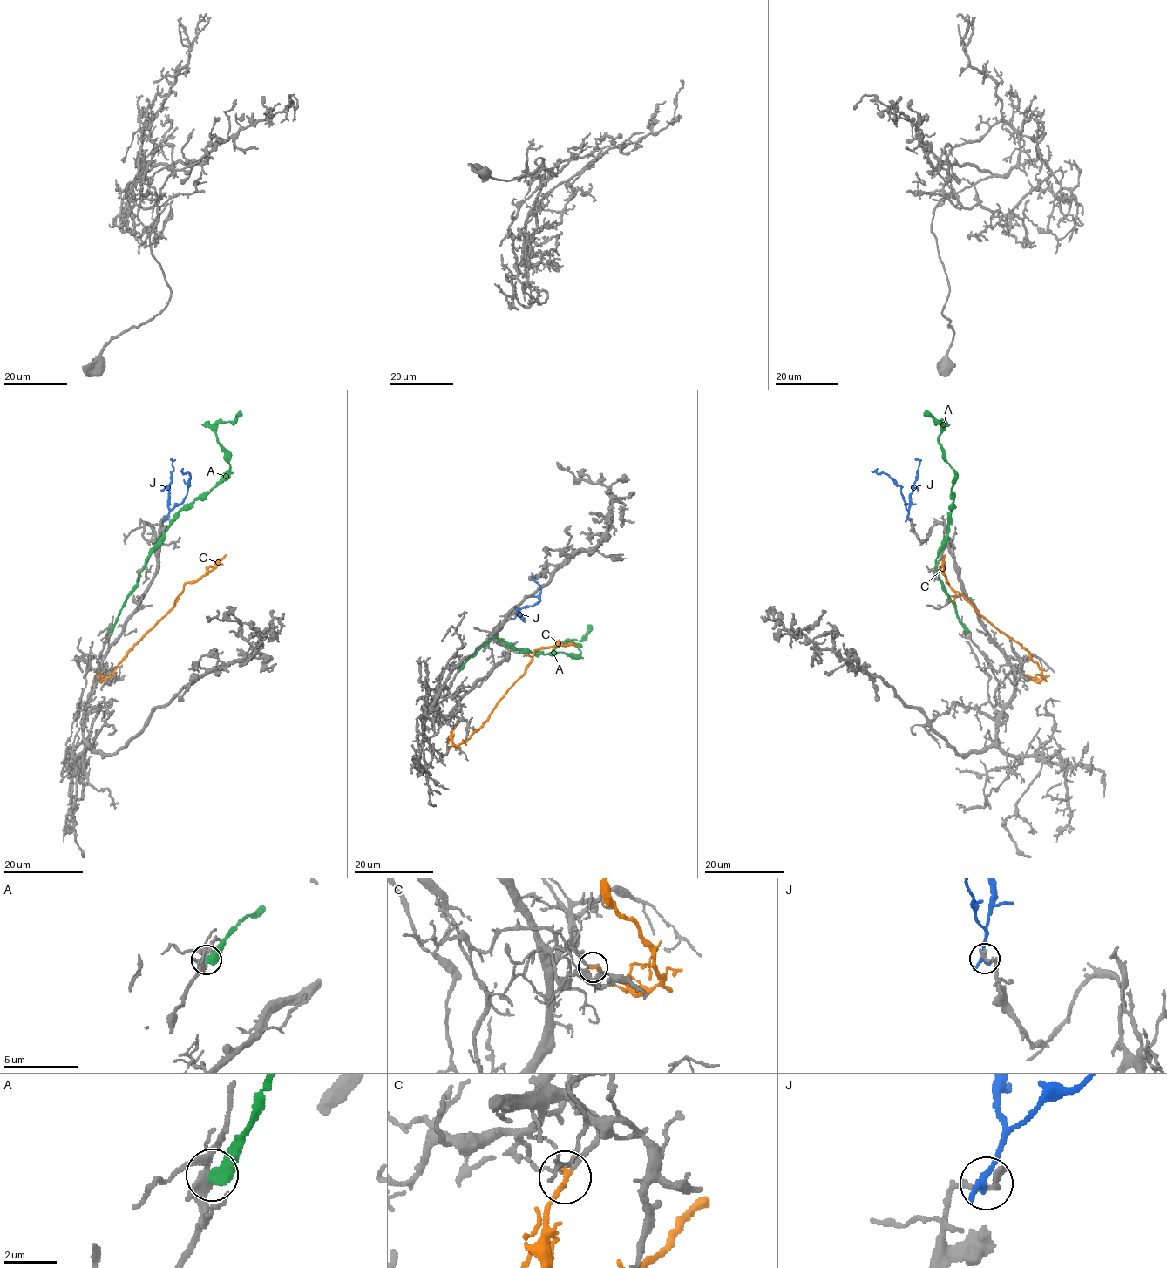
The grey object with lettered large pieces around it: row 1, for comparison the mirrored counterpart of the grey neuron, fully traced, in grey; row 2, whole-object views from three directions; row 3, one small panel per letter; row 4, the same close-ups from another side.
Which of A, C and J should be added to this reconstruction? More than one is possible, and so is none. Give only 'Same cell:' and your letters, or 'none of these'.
Same cell: C

